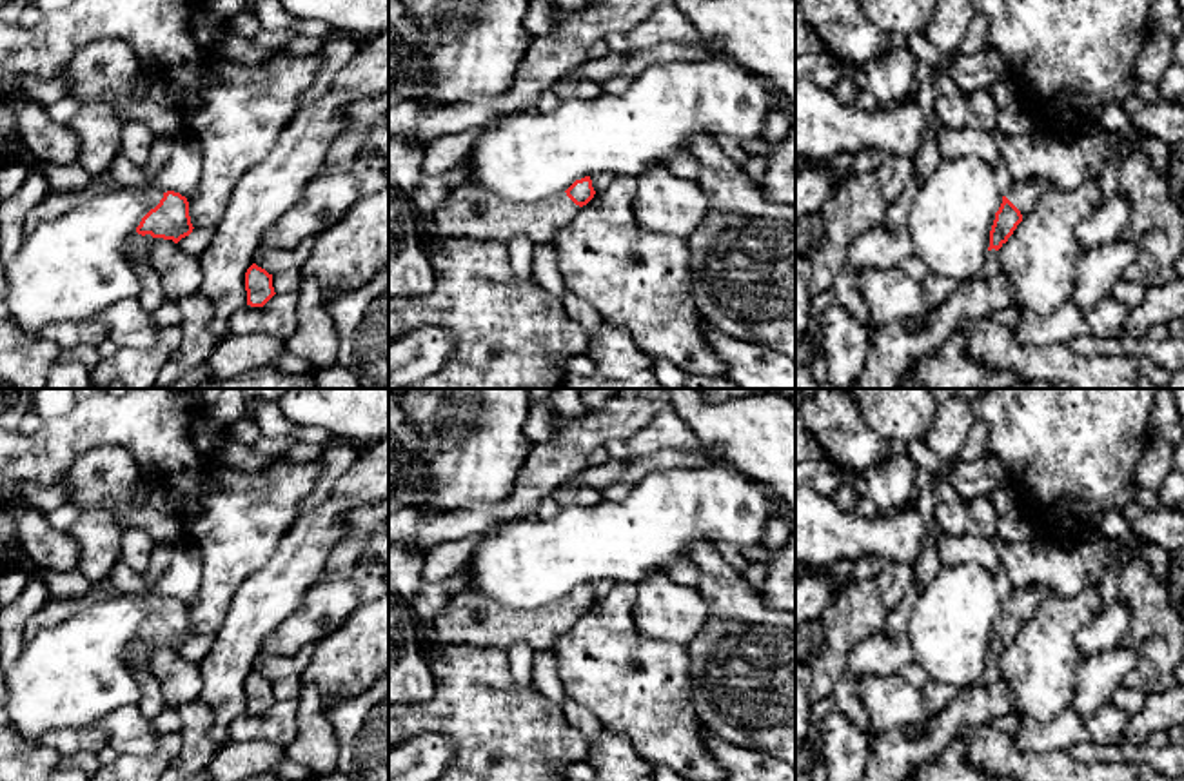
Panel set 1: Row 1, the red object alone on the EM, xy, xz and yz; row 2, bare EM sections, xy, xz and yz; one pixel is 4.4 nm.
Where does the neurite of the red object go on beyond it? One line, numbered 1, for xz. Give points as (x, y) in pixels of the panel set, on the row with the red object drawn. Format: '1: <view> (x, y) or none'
1: xz (467, 213)

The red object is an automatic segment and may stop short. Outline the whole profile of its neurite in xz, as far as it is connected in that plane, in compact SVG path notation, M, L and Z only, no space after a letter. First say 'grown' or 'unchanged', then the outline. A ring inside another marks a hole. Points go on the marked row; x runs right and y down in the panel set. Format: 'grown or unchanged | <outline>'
grown | M585 176L563 193L516 205L458 182L449 185L445 202L429 218L430 232L438 240L470 238L507 245L516 236L527 236L534 245L554 243L556 231L570 223L594 194L592 180Z

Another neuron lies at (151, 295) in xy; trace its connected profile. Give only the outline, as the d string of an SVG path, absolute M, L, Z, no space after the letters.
M136 265L136 274L140 282L140 292L136 300L140 305L147 311L153 312L158 307L165 305L169 302L163 287L160 274L154 271L153 265Z

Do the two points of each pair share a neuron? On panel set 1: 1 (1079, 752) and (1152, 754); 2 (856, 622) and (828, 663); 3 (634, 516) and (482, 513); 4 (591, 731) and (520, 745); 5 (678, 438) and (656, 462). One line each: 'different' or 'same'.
1: same
2: same
3: different
4: different
5: different

